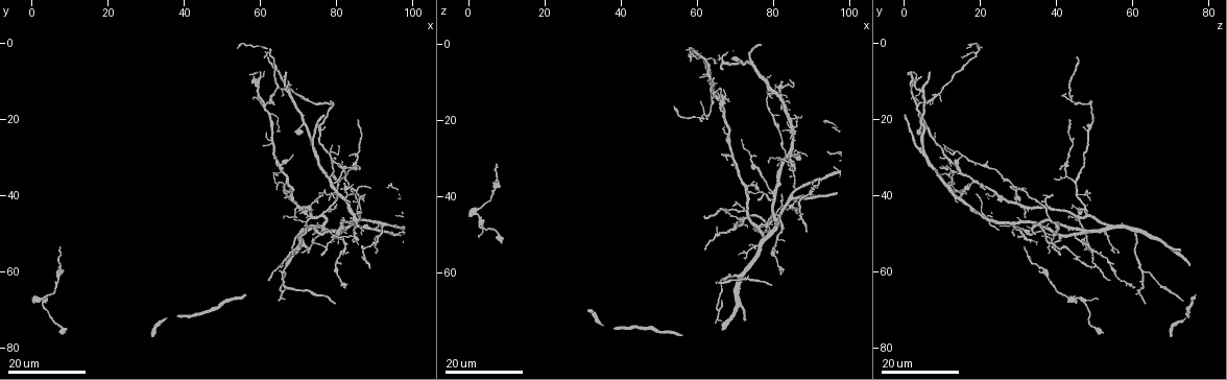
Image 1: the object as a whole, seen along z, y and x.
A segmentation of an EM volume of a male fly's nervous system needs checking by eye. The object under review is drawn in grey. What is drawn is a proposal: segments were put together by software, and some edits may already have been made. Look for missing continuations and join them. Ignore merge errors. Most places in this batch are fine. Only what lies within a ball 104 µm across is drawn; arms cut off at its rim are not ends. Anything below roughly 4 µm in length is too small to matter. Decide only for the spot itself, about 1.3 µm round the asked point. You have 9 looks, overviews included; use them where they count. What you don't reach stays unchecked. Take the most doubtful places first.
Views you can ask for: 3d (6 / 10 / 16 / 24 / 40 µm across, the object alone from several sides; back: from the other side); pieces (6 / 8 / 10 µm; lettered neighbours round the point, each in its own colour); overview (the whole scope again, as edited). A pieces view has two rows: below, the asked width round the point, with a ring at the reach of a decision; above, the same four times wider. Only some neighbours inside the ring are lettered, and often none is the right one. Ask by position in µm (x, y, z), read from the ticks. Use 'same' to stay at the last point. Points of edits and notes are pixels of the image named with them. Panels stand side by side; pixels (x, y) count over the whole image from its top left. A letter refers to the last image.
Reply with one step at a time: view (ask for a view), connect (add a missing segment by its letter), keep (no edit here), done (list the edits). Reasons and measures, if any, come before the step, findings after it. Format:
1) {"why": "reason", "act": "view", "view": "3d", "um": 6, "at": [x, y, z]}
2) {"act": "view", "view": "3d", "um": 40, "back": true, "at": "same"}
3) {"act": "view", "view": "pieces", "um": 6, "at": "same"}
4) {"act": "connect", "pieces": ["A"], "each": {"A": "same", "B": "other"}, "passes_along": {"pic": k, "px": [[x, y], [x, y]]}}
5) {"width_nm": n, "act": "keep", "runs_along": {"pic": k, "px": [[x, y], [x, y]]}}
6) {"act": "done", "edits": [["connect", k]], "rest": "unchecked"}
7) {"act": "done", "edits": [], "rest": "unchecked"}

{"why": "an open end", "act": "view", "view": "3d", "um": 16, "at": [67.0, 40.5, 29.0]}

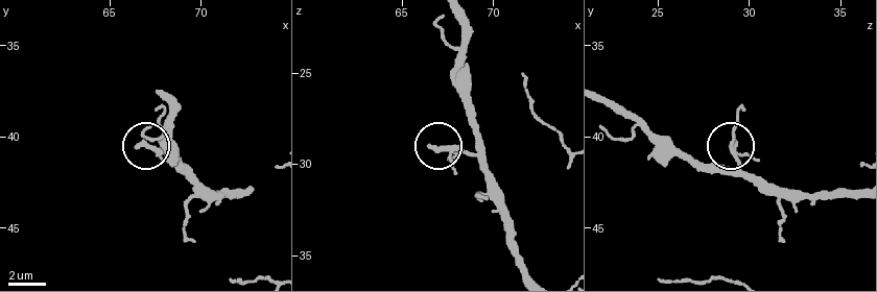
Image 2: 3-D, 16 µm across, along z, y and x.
{"act": "view", "view": "pieces", "um": 10, "at": [66.5, 40.6, 29.1]}

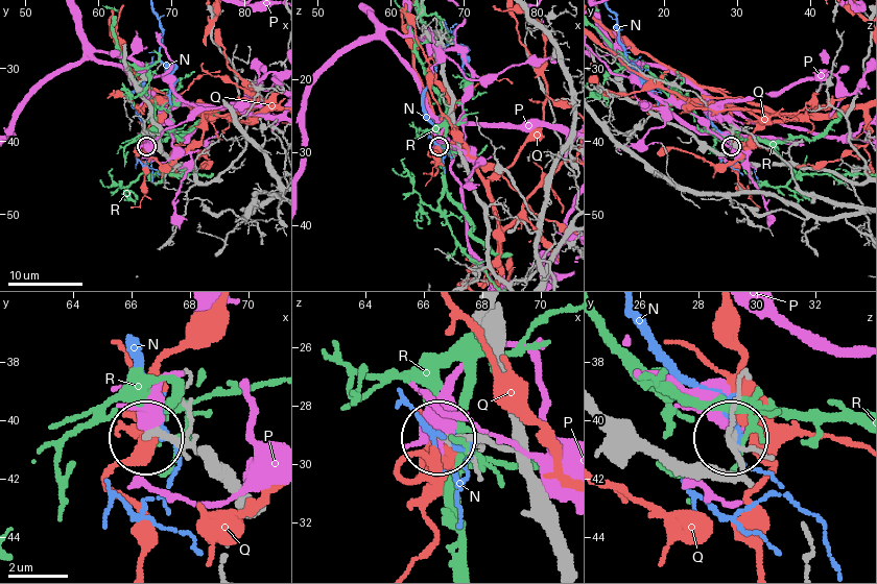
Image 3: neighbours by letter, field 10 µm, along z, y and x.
{"act": "keep", "each": {"N": "other", "P": "other", "Q": "other", "R": "other"}, "found": "no lettered segment goes on from it"}

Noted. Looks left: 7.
{"act": "view", "view": "3d", "um": 16, "at": [62.5, 62.5, 53.5]}

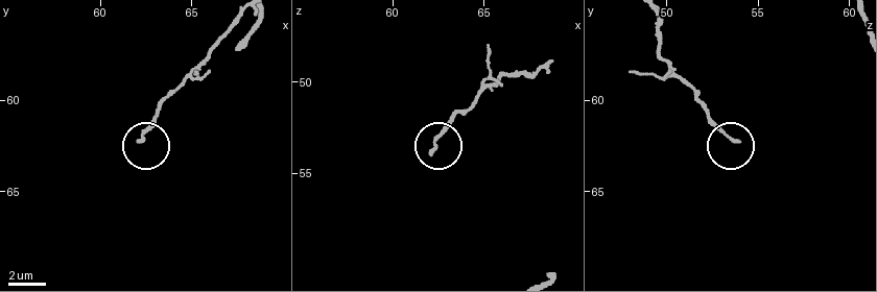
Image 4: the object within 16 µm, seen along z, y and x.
{"act": "view", "view": "pieces", "um": 8, "at": [62.1, 62.3, 53.8]}

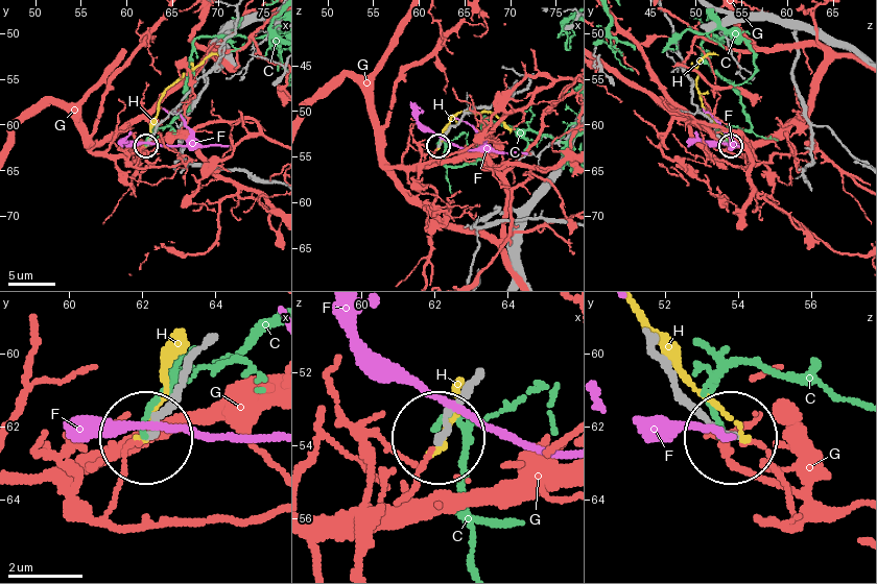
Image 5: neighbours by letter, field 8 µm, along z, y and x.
{"width_nm": 170, "act": "keep", "each": {"C": "other", "F": "other", "G": "other", "H": "other"}, "runs_along": {"pic": 5, "px": [[190, 369], [149, 434]]}, "found": "no lettered segment goes on from it"}

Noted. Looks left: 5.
{"why": "free end", "act": "view", "view": "3d", "um": 24, "at": [76.5, 55.0, 40.5]}

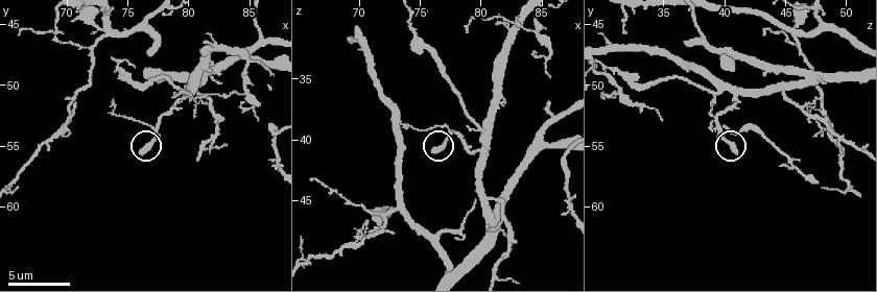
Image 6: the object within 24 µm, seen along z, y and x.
{"act": "view", "view": "pieces", "um": 8, "at": [76.2, 55.6, 41.0]}

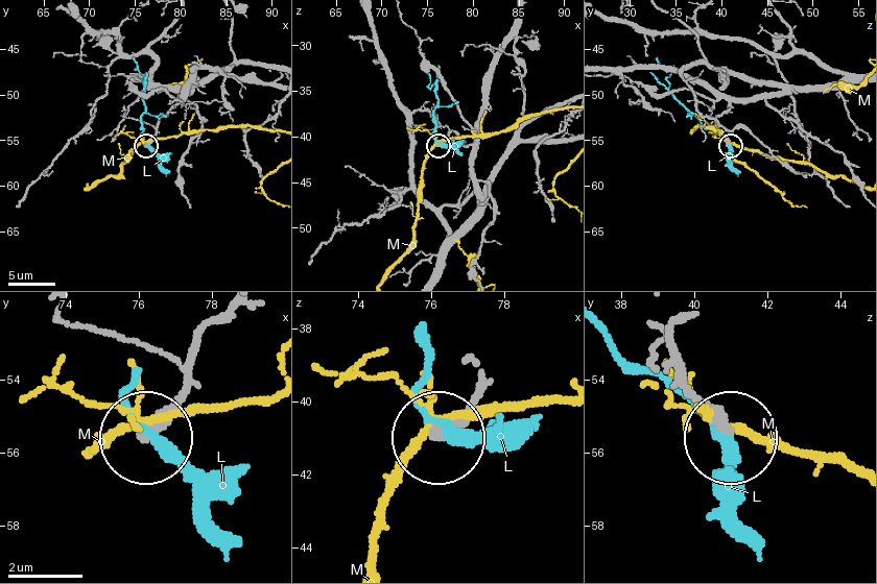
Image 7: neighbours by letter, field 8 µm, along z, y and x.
{"act": "keep", "each": {"L": "other", "M": "other"}, "runs_along": {"pic": 7, "px": [[223, 314], [198, 342], [183, 398], [152, 433]]}, "found": "none of them fits"}

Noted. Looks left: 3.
{"why": "thin end", "act": "view", "view": "pieces", "um": 10, "at": [69.6, 45.6, 32.0]}

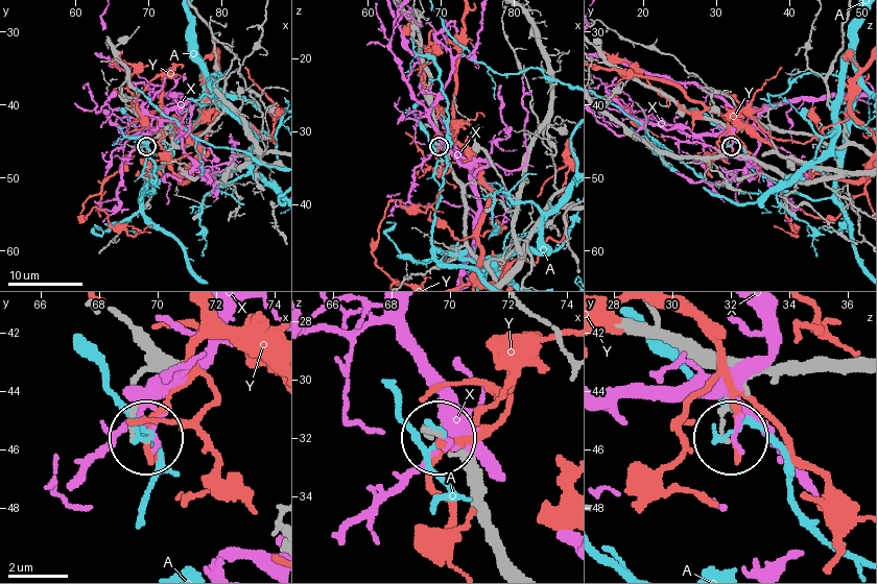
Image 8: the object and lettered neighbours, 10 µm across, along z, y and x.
{"act": "keep", "each": {"A": "other", "X": "other", "Y": "other"}, "found": "none of them fits"}

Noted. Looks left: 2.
{"act": "done", "edits": [], "rest": "unchecked"}

